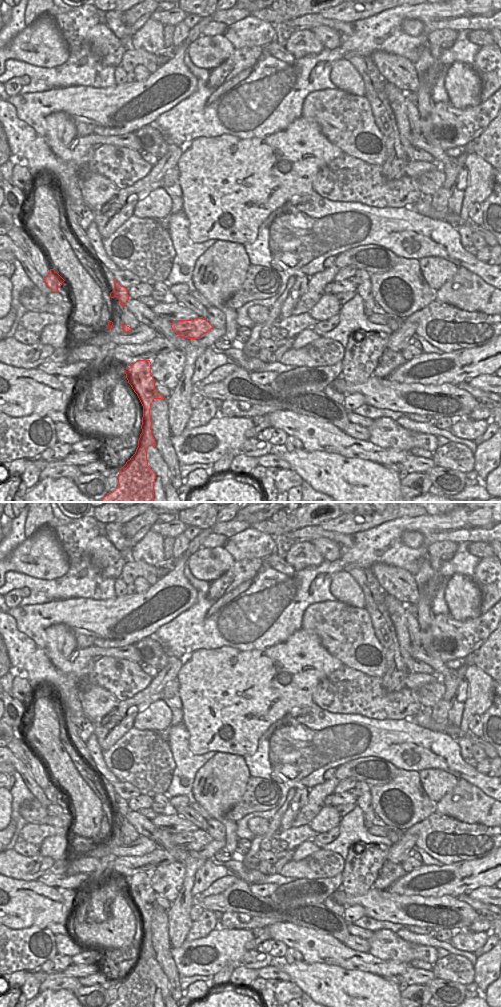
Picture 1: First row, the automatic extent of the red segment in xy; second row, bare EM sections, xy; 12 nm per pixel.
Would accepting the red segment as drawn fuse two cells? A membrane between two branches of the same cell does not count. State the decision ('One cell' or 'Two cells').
Two cells.

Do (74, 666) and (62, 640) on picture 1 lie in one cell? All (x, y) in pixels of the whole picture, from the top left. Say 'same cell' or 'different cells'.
same cell

